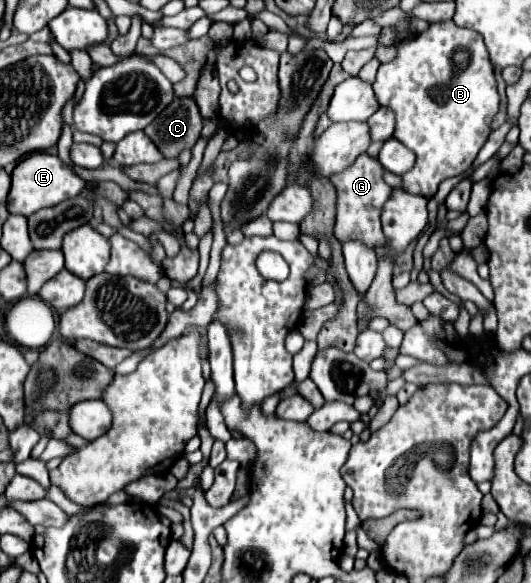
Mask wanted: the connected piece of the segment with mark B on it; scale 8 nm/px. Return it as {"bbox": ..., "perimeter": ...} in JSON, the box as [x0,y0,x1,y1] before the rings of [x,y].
{"bbox":[372,20,500,196],"perimeter":[[[452,20],[430,24],[428,30],[416,34],[406,44],[398,42],[396,50],[398,54],[392,62],[380,64],[372,88],[376,92],[380,106],[390,108],[396,114],[394,138],[416,154],[416,164],[412,166],[412,170],[400,176],[402,188],[410,194],[420,194],[420,196],[436,194],[438,186],[446,178],[460,176],[472,166],[480,148],[488,140],[490,122],[496,116],[500,104],[494,68],[488,60],[488,52],[482,36],[474,30],[456,26]]]}

